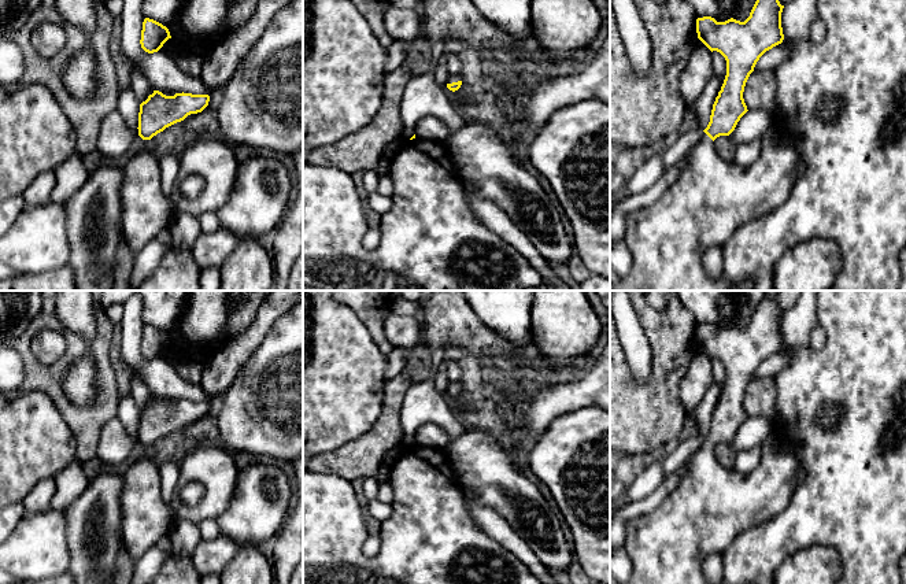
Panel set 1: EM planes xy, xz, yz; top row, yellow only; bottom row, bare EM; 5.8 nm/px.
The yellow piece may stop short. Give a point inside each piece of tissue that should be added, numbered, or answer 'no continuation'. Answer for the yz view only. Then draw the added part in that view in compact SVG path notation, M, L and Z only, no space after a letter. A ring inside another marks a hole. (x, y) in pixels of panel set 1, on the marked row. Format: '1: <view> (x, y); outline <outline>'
1: yz (712, 198); outline M773 125L761 136L759 158L750 166L721 159L714 141L703 132L678 180L655 203L628 217L624 241L632 254L632 269L626 277L618 277L610 267L613 289L752 291L752 278L743 282L710 278L705 271L703 254L710 247L722 245L740 225L784 204L802 171L795 147Z

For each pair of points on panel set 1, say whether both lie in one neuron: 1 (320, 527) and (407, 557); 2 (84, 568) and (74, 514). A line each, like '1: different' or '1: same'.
1: same
2: same

